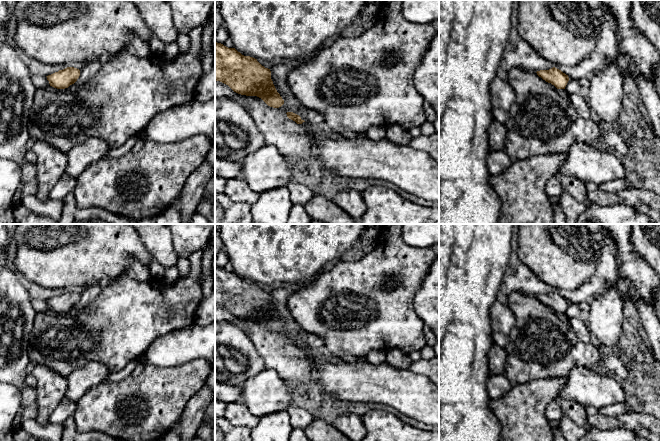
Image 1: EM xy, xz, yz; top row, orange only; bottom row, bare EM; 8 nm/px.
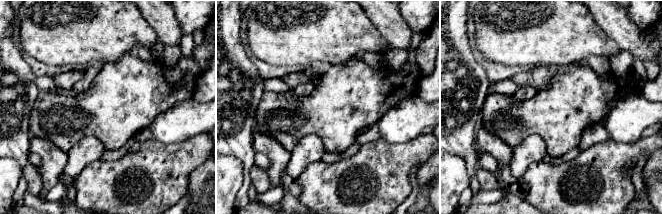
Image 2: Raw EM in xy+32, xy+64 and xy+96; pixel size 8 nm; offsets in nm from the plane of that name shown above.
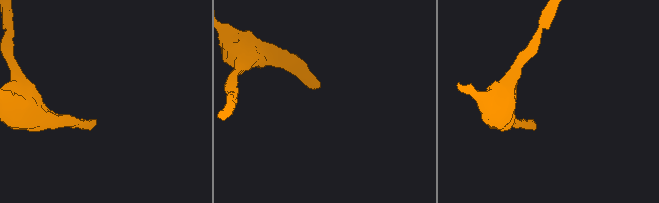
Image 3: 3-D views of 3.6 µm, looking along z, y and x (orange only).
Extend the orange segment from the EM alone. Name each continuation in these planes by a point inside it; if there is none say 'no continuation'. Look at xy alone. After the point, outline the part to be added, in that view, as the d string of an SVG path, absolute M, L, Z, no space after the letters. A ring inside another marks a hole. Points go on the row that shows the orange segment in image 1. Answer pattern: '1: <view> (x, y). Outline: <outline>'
no continuation

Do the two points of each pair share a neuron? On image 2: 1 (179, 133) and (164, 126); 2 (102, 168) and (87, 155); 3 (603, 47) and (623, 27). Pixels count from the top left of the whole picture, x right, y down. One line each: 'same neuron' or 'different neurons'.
1: same neuron
2: different neurons
3: different neurons

